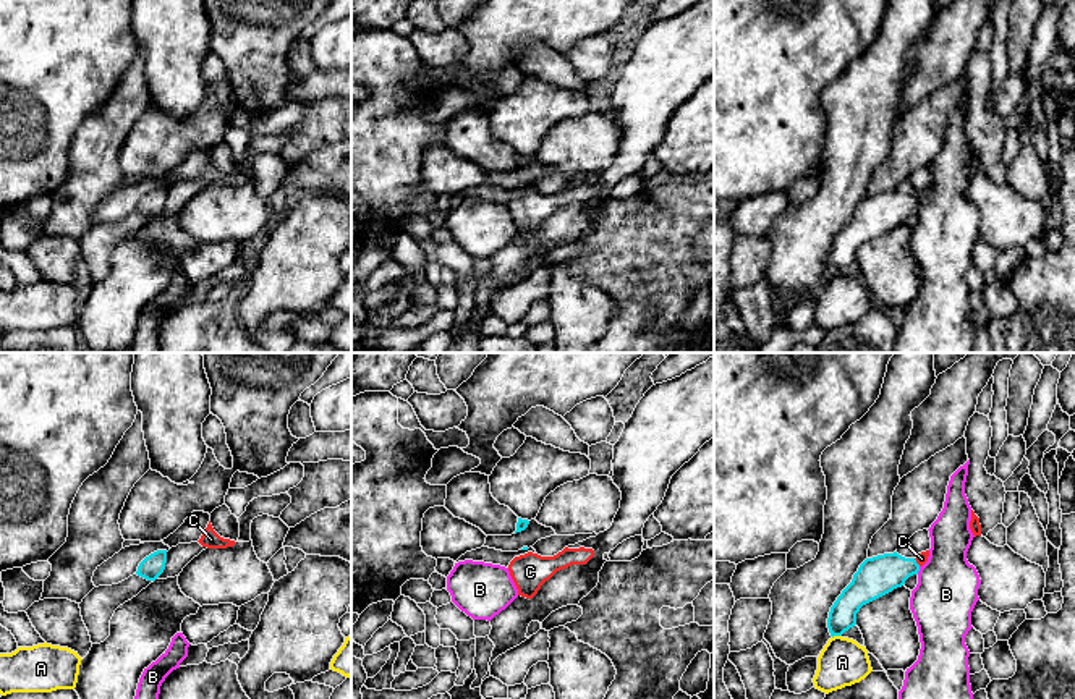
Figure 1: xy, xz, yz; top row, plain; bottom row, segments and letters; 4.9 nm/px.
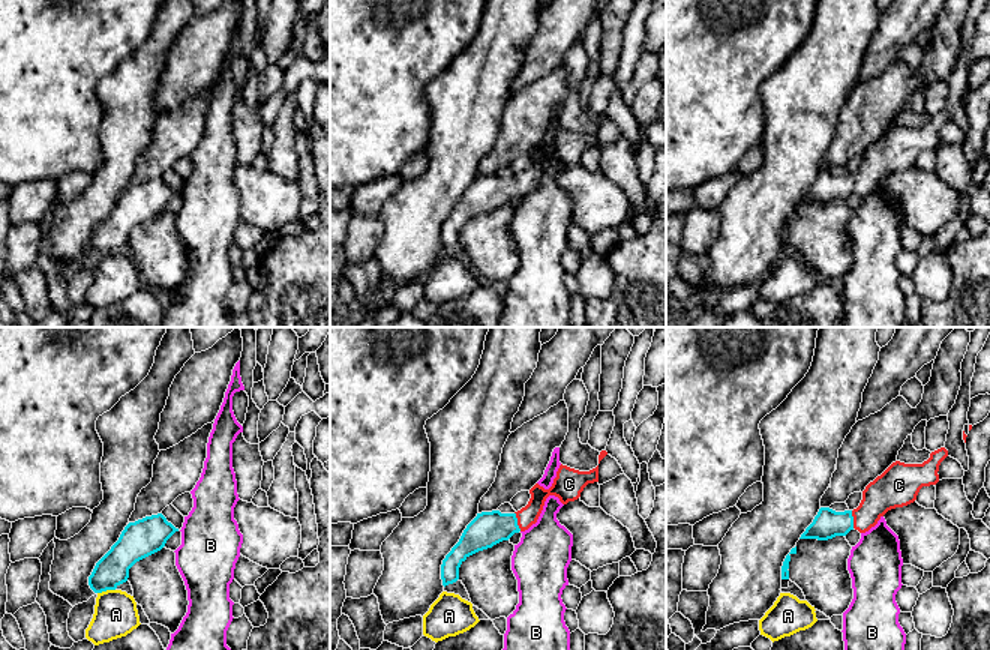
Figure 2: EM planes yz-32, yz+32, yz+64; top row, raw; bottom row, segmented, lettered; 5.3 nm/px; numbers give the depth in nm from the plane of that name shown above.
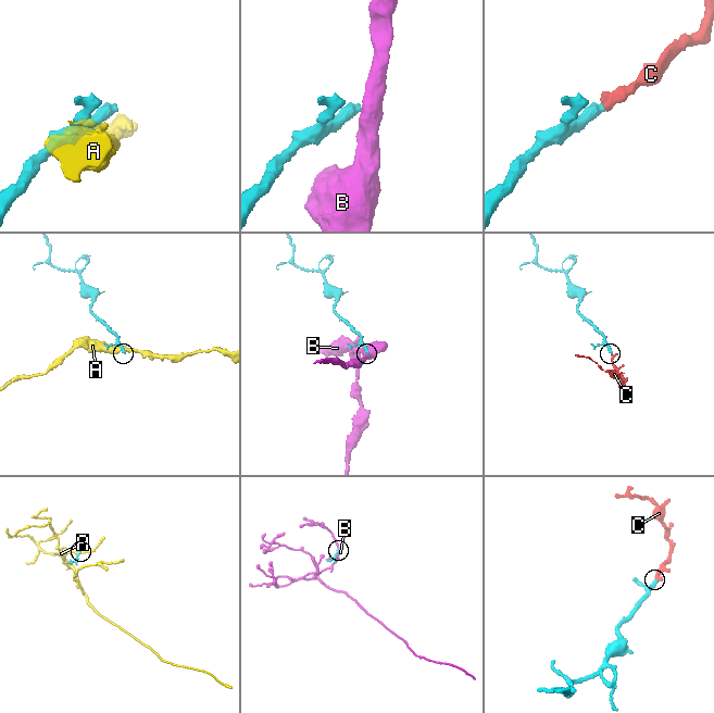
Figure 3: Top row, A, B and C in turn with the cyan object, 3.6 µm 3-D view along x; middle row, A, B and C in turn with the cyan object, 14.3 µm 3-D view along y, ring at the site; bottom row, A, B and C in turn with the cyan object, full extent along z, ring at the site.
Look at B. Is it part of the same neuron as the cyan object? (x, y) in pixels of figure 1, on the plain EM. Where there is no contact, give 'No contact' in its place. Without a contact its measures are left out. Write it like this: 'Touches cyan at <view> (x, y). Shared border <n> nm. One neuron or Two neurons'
Touches cyan at yz (918, 207). Shared border 40 nm. Two neurons

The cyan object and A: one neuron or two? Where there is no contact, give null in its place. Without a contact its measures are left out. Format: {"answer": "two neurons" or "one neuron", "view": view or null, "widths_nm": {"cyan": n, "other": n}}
{"answer": "two neurons", "view": "yz", "widths_nm": {"cyan": 140, "other": 240}}

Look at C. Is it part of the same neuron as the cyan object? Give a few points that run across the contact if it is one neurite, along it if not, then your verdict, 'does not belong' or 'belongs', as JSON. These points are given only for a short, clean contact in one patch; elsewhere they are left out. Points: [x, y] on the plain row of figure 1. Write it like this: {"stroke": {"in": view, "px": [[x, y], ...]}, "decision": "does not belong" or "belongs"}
{"stroke": {"in": "yz", "px": [[876, 214], [915, 199], [922, 196]]}, "decision": "belongs"}

